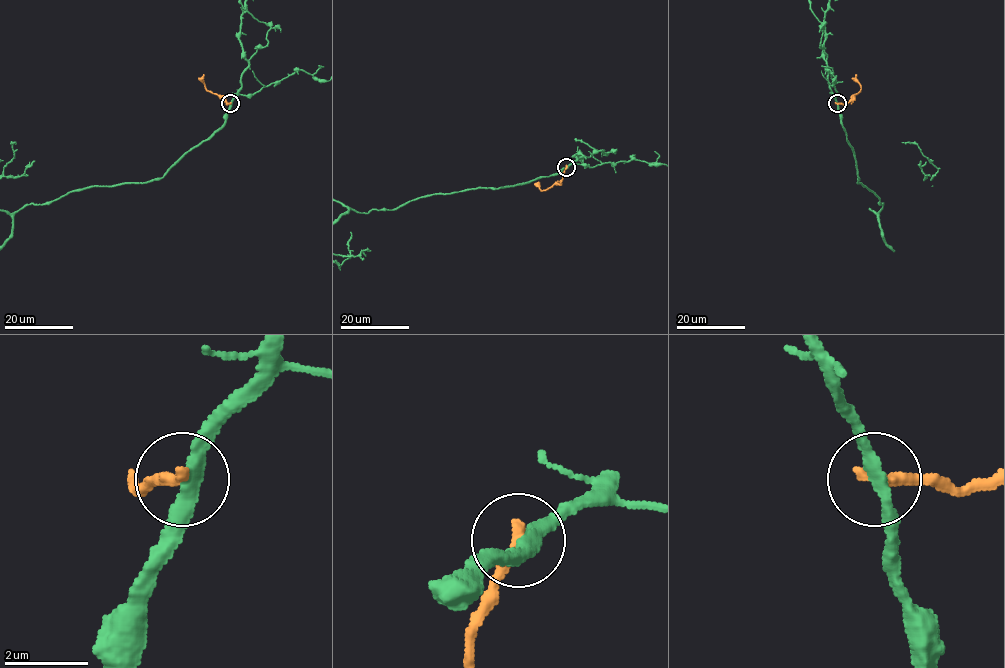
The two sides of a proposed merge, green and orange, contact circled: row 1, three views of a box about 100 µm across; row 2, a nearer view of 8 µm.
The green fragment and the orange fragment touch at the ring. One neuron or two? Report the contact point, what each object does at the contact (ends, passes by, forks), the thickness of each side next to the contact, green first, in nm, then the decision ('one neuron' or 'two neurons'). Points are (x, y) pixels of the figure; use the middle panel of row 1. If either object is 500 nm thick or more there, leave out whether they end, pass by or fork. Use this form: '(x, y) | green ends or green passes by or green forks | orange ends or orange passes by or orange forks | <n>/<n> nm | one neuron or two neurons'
(566, 167) | green passes by | orange ends | 320/300 nm | two neurons

